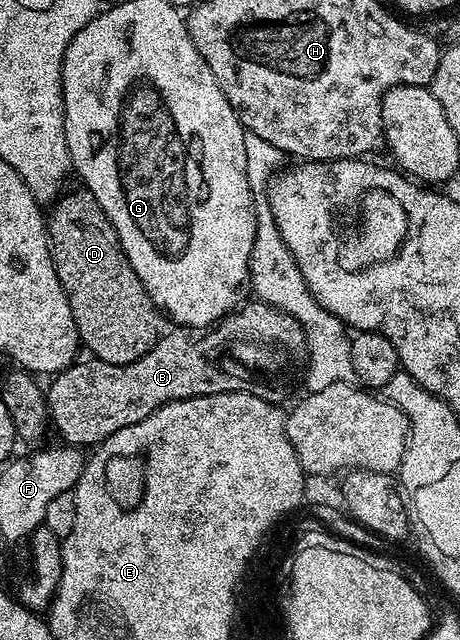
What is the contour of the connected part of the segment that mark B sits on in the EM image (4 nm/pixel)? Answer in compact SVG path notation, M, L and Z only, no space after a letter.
M260 301L246 302L232 315L216 324L215 329L206 330L202 335L205 335L202 339L192 339L192 334L188 330L181 335L170 330L162 334L157 344L146 355L139 357L139 361L131 361L127 365L111 365L107 361L89 357L86 358L86 363L77 361L66 371L58 371L52 376L50 383L53 384L47 387L48 422L52 430L57 430L65 438L62 440L66 444L89 449L99 445L107 437L119 433L119 429L127 429L127 425L135 425L151 417L151 413L155 413L163 405L180 399L217 393L217 387L205 387L205 378L213 376L213 367L218 361L235 363L242 371L256 373L258 376L273 375L280 369L284 359L293 359L298 352L305 351L305 334L296 317L275 309L270 303Z

